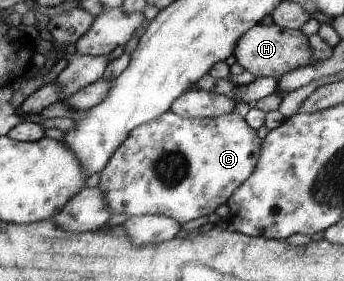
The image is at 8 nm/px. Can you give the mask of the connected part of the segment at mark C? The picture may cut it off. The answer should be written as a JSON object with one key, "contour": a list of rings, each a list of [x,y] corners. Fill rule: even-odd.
{"contour":[[[169,110],[155,116],[151,121],[143,122],[136,125],[127,134],[123,142],[120,143],[110,158],[106,161],[104,168],[100,171],[100,180],[97,187],[104,195],[108,210],[112,214],[125,214],[128,217],[132,215],[164,215],[173,218],[179,225],[200,216],[207,216],[211,214],[217,206],[225,204],[228,197],[250,176],[254,165],[257,163],[259,157],[261,139],[257,135],[257,131],[248,126],[244,119],[238,116],[234,111],[231,113],[220,115],[214,118],[182,118]]]}

